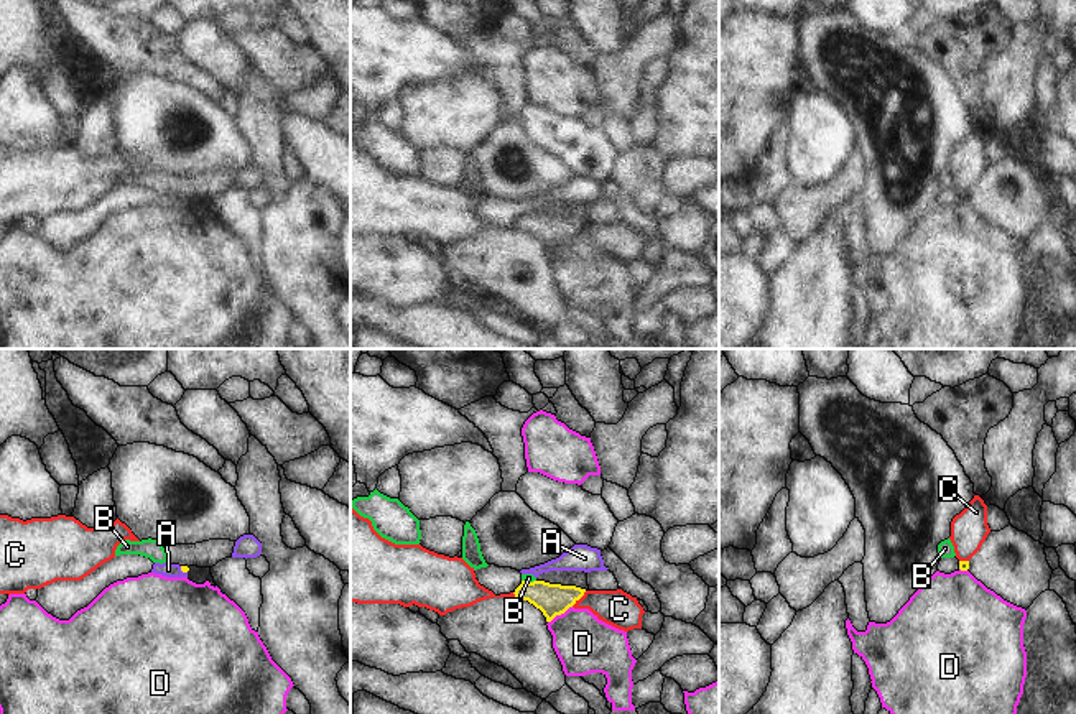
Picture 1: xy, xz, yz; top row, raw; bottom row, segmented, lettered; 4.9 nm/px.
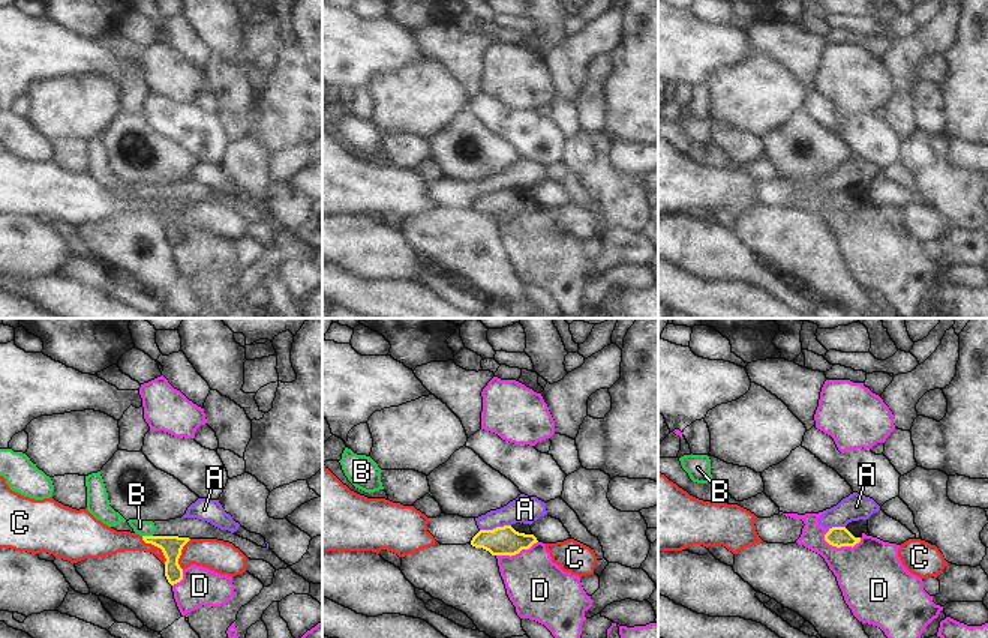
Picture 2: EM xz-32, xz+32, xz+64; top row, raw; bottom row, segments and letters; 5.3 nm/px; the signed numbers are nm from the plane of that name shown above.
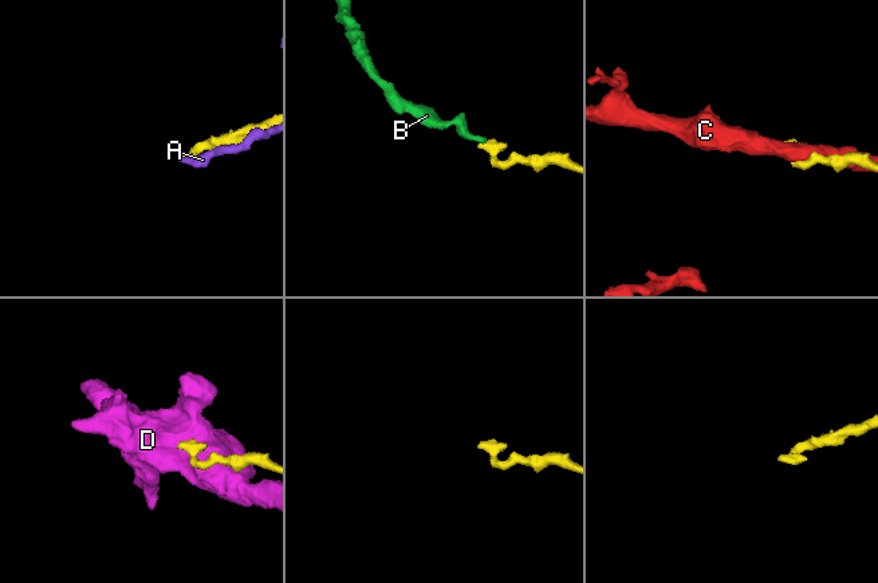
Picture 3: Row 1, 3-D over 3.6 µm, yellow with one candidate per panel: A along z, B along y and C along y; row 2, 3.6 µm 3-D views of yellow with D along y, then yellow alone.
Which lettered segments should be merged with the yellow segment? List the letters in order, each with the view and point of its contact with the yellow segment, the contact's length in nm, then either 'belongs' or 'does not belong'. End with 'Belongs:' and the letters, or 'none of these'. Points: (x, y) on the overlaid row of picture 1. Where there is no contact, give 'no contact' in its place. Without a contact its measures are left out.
A: meets yellow in xy at (183, 571); contact 50 nm long; does not belong
B: meets yellow in xz at (528, 583); contact 70 nm long; does not belong
C: meets yellow in xz at (578, 599); contact 110 nm long; does not belong
D: meets yellow in xz at (560, 614); contact 150 nm long; does not belong
Belongs: none of these

